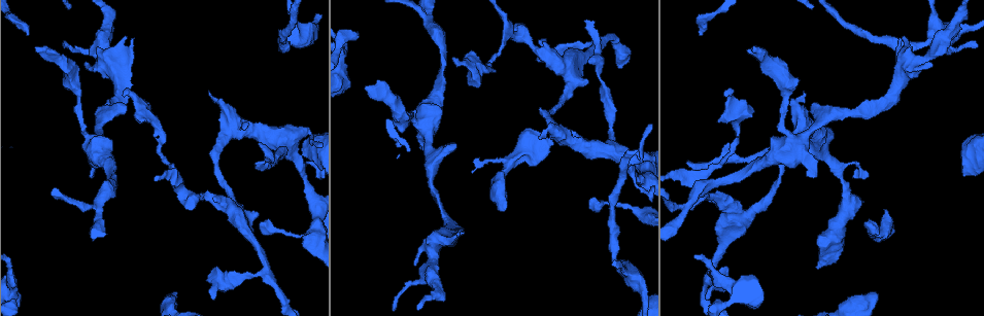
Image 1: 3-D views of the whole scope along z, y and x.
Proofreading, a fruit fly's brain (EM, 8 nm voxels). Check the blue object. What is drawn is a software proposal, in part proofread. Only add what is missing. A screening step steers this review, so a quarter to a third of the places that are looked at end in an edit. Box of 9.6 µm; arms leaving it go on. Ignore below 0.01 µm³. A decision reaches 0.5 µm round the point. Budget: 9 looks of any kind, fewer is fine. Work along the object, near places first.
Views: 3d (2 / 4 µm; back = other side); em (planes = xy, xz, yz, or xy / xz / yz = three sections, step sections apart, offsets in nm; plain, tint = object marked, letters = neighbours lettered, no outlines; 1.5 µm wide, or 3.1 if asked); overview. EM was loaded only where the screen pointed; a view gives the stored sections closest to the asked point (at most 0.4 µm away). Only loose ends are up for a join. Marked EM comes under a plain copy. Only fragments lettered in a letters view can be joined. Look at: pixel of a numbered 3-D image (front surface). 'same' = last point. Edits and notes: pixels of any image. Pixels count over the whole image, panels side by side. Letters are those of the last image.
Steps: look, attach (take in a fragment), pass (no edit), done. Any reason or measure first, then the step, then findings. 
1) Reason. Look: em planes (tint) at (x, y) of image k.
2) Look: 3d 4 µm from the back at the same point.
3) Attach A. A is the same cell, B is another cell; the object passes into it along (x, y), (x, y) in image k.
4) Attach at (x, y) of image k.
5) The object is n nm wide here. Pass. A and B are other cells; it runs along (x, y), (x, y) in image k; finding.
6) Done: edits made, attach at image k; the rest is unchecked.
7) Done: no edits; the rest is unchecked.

Branch stops here. Look: 3d 2 µm at (865, 223) of image 1.

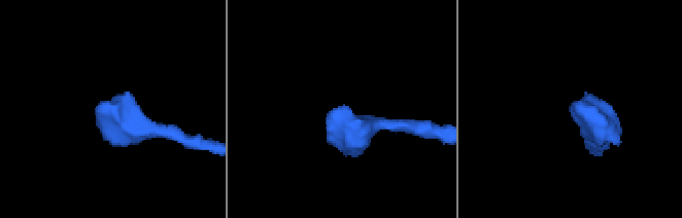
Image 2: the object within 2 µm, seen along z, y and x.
Need the tissue. Look: em planes (tint) at (107, 104) of image 2.

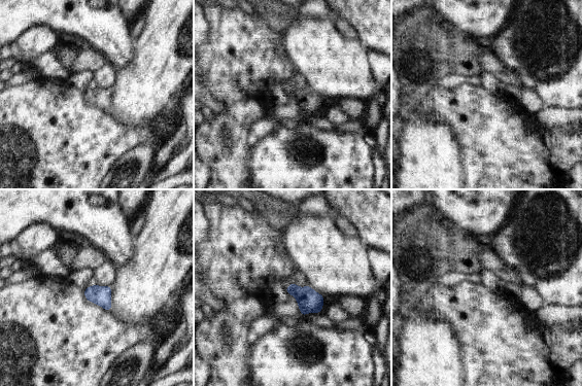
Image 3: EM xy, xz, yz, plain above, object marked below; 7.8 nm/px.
Look: em planes (letters) at the same point.

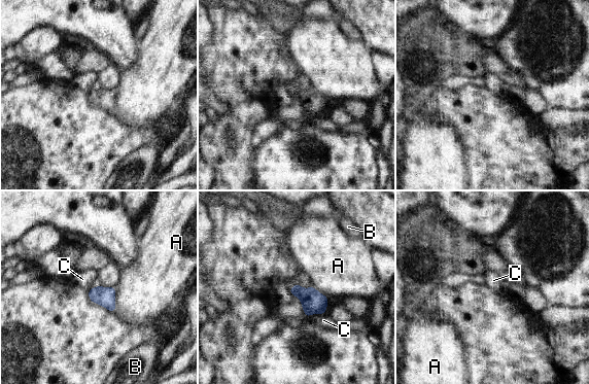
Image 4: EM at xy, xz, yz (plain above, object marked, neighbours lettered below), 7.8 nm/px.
The longest contact is with A, 220 nm. Pass. A, B and C are other cells; a border runs along (323, 313), (311, 313), (307, 317) in image 4; none of them fits.

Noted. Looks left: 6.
An open end. Look: 3d 2 µm at (542, 38) of image 1.

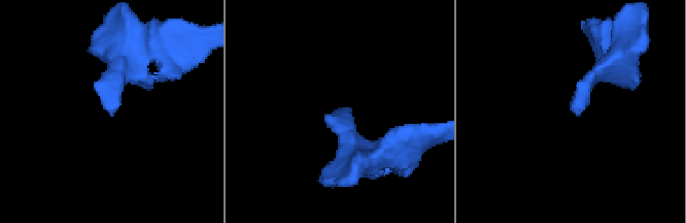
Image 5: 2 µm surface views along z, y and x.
Look: em xz step 4 (tint) at (342, 113) of image 5.

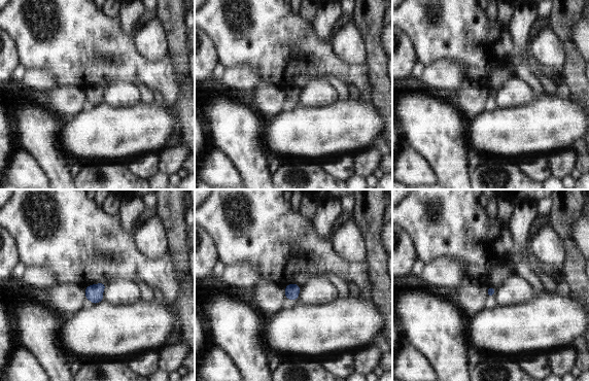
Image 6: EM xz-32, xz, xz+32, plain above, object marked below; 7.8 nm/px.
Look: em planes (letters) at the same point.

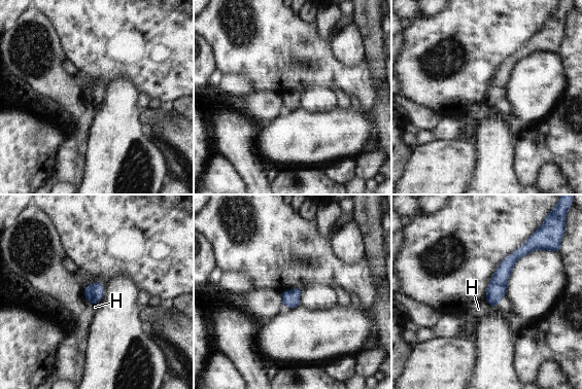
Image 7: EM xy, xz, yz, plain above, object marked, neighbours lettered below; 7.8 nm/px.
Pass. H is another cell; a border runs along (484, 297), (491, 307) in image 7; none of them fits.

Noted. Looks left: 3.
Long arm stops here. Look: em yz step 8 (letters) at (752, 49) of image 1.

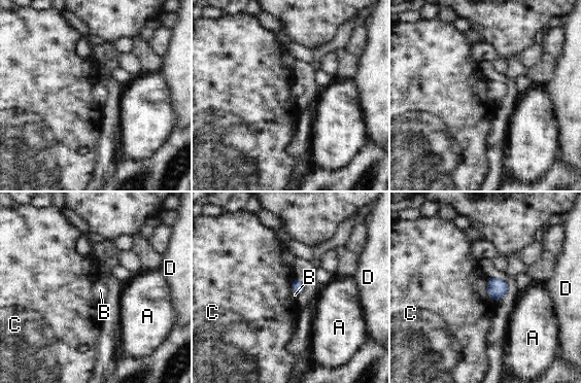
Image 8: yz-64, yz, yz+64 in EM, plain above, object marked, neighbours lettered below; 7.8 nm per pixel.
Another direction. Look: em planes (letters) at the same point.

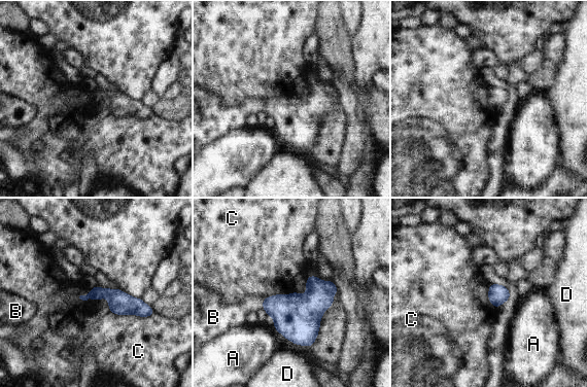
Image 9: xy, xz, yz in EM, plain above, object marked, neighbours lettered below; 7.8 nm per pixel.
Attach B. B is the same cell, A, C and D are other cells; the object passes into it along (292, 314), (263, 304), (233, 315) in image 9; the neuron continues.

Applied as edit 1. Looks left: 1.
Done: edits made, attach at image 9; the rest is unchecked.

